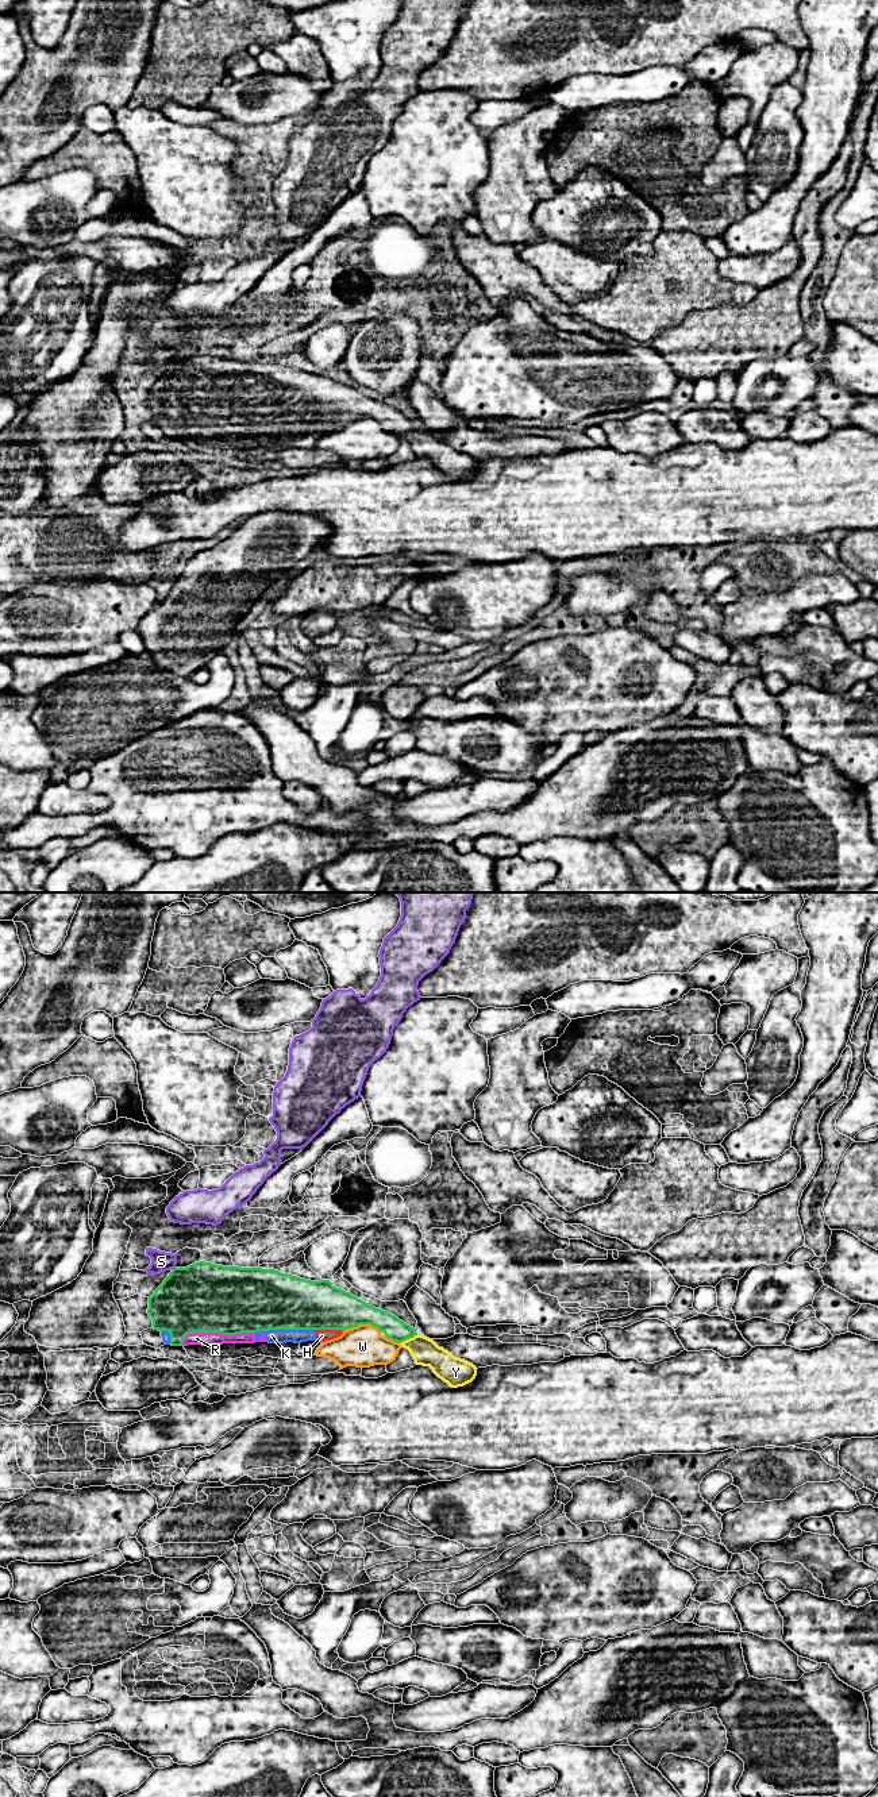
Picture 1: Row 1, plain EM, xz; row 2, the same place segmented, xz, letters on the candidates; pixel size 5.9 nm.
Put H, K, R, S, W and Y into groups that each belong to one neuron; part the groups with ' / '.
H K R Y / S / W

